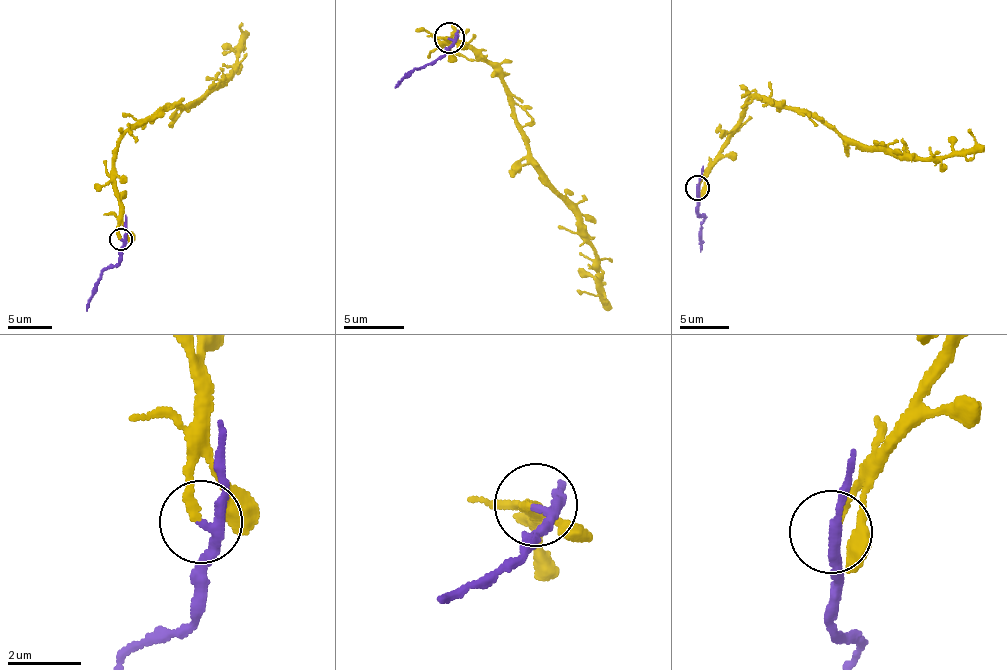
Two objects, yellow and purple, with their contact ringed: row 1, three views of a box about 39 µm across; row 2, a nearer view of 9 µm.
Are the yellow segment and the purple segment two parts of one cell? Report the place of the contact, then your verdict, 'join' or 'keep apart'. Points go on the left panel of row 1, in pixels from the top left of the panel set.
place (121, 239); keep apart

